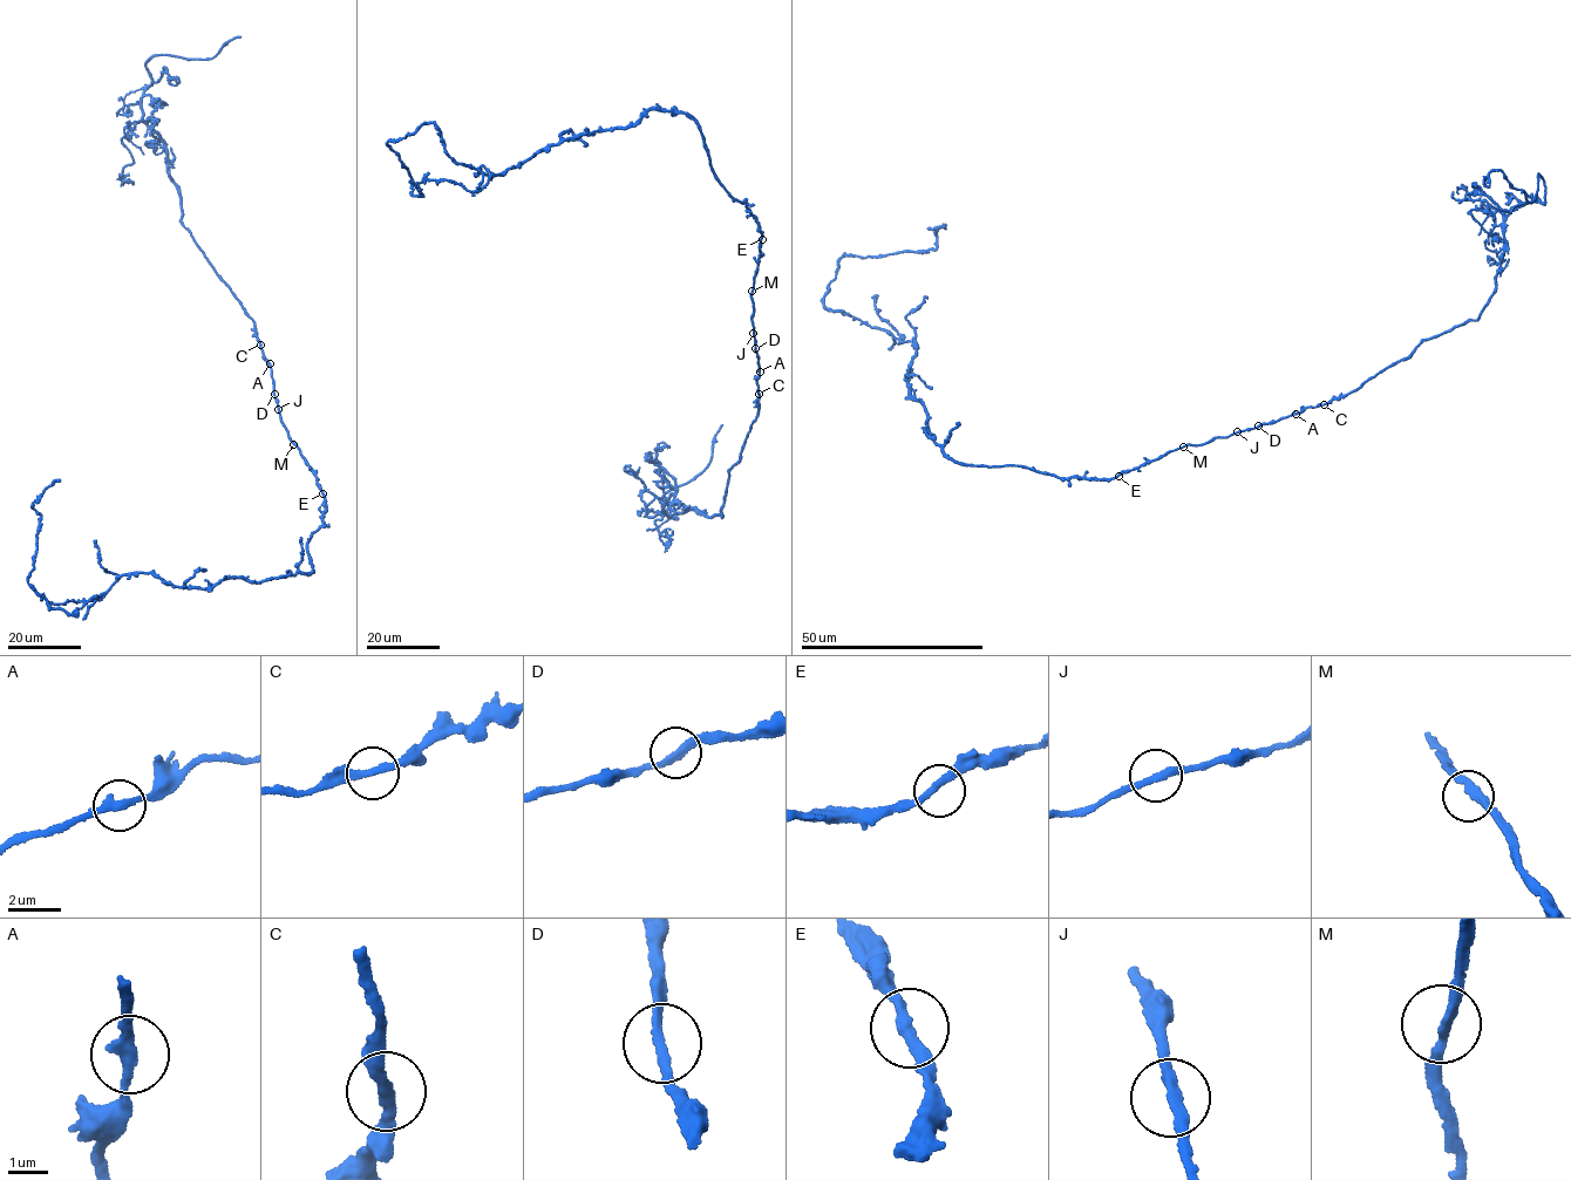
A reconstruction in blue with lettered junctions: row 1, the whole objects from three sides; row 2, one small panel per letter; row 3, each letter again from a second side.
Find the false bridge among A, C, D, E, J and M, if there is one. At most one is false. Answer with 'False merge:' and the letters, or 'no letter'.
False merge: no letter

